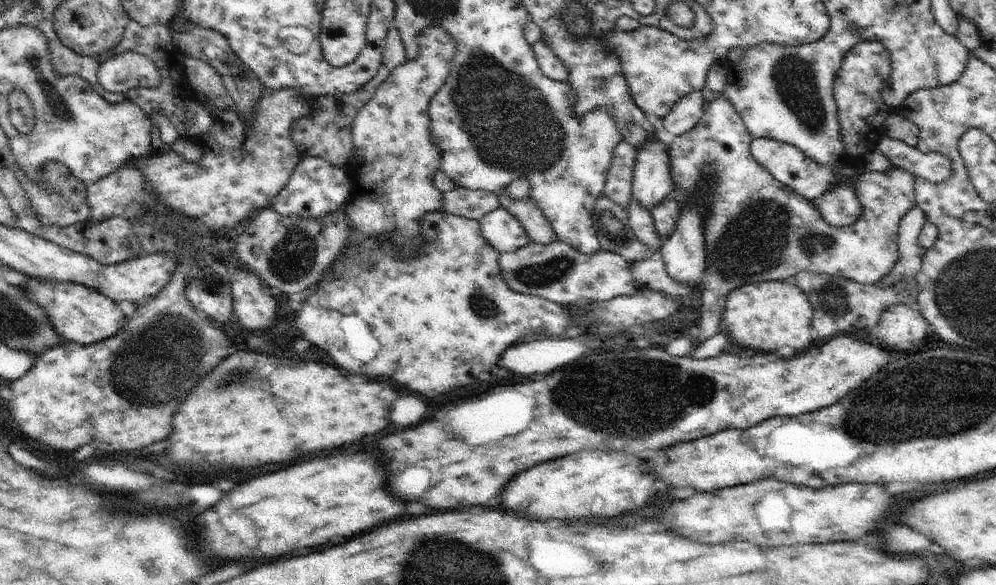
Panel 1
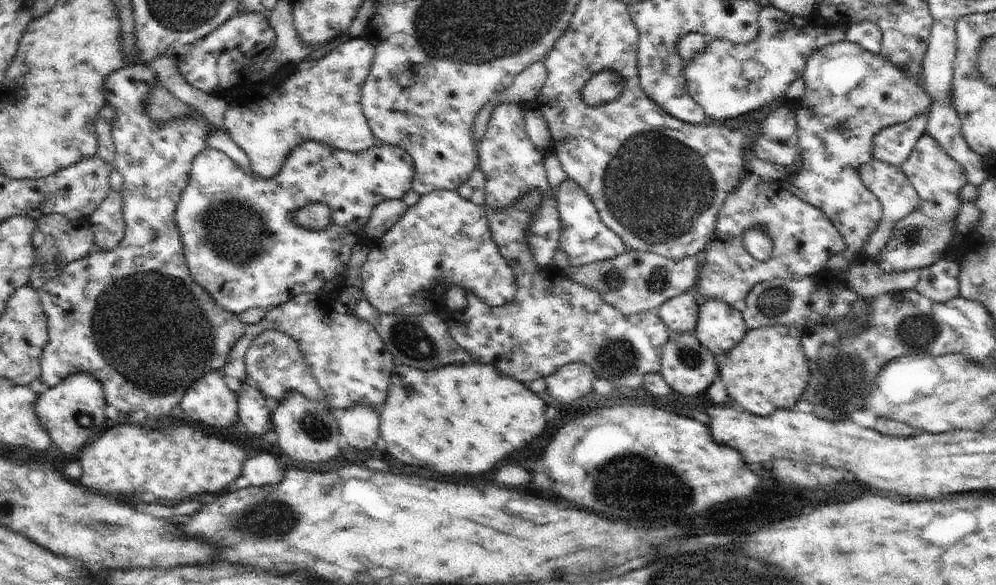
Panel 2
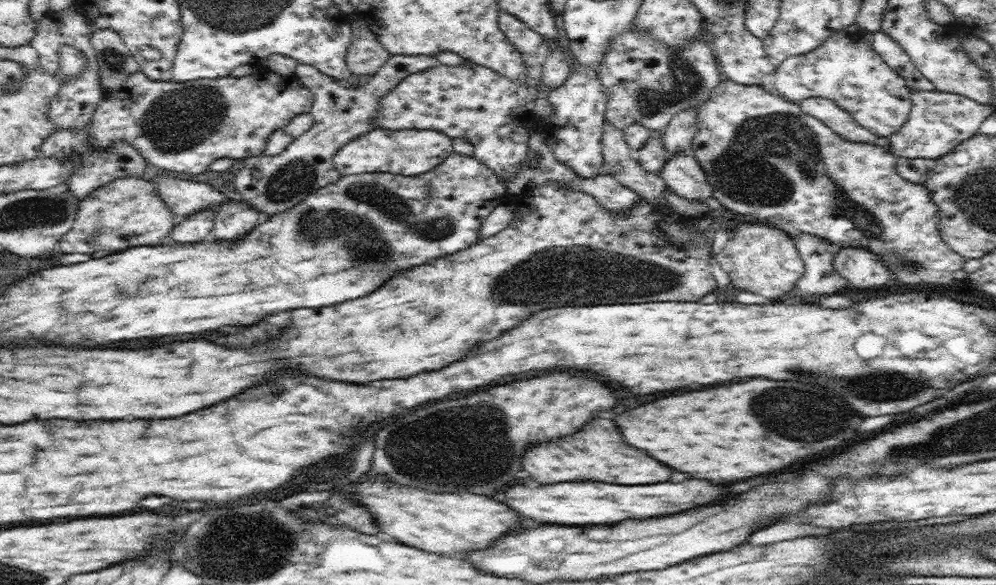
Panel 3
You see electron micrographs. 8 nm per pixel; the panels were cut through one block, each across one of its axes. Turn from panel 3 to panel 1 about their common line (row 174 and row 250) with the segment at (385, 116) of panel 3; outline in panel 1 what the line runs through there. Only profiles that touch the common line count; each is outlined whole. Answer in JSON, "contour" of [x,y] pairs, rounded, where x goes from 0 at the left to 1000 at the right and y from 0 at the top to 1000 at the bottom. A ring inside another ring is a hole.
{"contour":[[[500,354],[481,376],[487,409],[504,434],[517,429],[534,414],[526,388],[504,354]]]}

